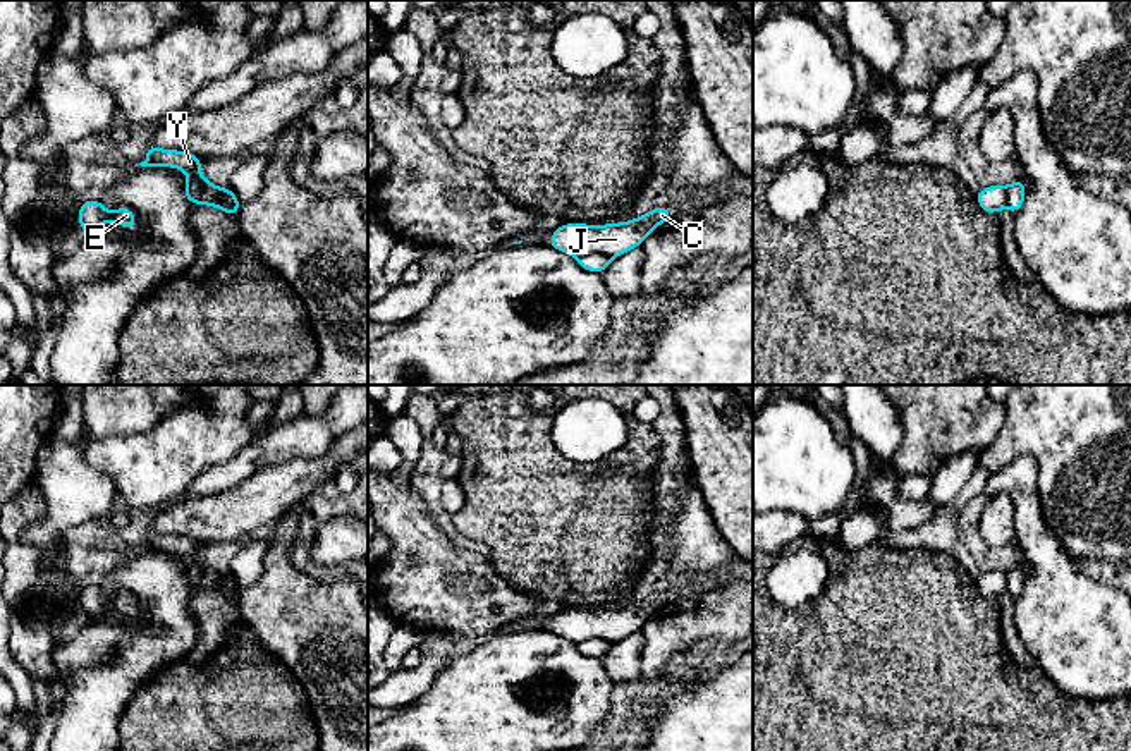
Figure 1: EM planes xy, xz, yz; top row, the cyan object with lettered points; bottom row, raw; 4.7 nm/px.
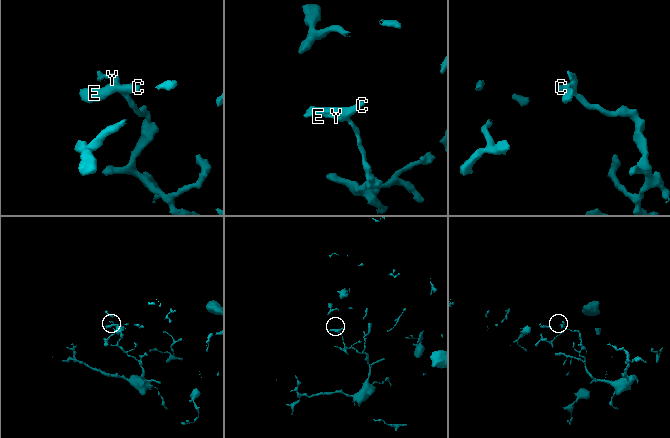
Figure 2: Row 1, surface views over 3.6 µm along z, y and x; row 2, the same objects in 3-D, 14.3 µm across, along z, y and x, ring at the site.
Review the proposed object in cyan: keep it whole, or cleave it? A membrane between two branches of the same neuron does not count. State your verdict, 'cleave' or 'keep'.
cleave

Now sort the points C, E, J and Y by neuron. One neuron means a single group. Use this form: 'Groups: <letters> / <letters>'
Groups: C E J / Y

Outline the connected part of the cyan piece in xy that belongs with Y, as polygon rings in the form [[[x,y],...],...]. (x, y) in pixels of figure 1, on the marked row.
[[[150,144],[146,150],[146,160],[141,162],[139,165],[141,167],[165,165],[184,170],[187,174],[187,179],[194,179],[203,187],[199,205],[211,205],[225,211],[229,217],[234,217],[230,206],[220,199],[220,187],[213,186],[201,175],[199,172],[201,163],[203,160],[193,153],[175,150],[158,150],[155,144]]]

